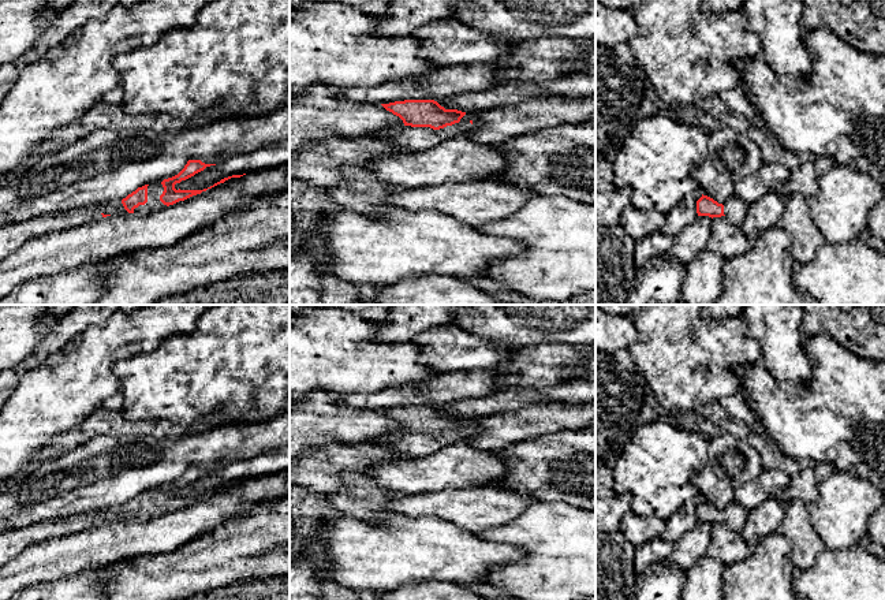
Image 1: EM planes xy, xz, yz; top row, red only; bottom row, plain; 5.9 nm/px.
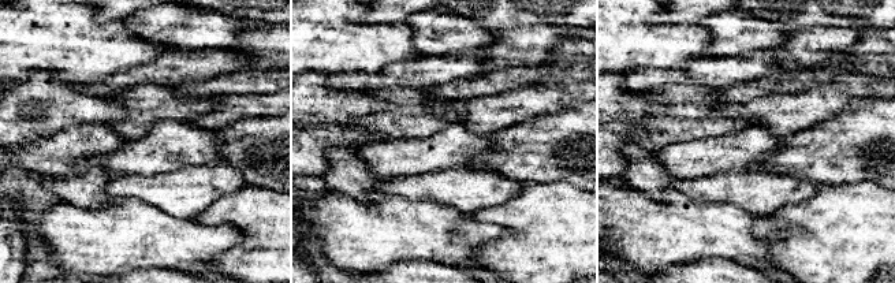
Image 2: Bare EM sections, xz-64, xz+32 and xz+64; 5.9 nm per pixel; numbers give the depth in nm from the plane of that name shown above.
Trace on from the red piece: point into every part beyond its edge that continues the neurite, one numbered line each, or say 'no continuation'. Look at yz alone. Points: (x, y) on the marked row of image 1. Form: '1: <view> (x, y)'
1: yz (735, 209)

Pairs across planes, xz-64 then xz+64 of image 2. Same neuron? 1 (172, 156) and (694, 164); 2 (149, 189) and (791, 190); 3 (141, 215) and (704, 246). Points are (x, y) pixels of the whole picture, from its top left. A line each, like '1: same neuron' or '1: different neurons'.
1: same neuron
2: same neuron
3: same neuron

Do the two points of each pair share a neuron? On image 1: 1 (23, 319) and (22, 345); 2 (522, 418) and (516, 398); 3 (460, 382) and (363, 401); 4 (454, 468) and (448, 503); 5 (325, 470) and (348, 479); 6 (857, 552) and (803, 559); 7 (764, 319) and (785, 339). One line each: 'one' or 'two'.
1: one
2: two
3: one
4: two
5: two
6: two
7: one

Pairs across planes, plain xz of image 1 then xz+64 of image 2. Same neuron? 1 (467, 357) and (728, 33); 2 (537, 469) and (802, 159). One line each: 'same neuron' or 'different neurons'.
1: same neuron
2: same neuron

